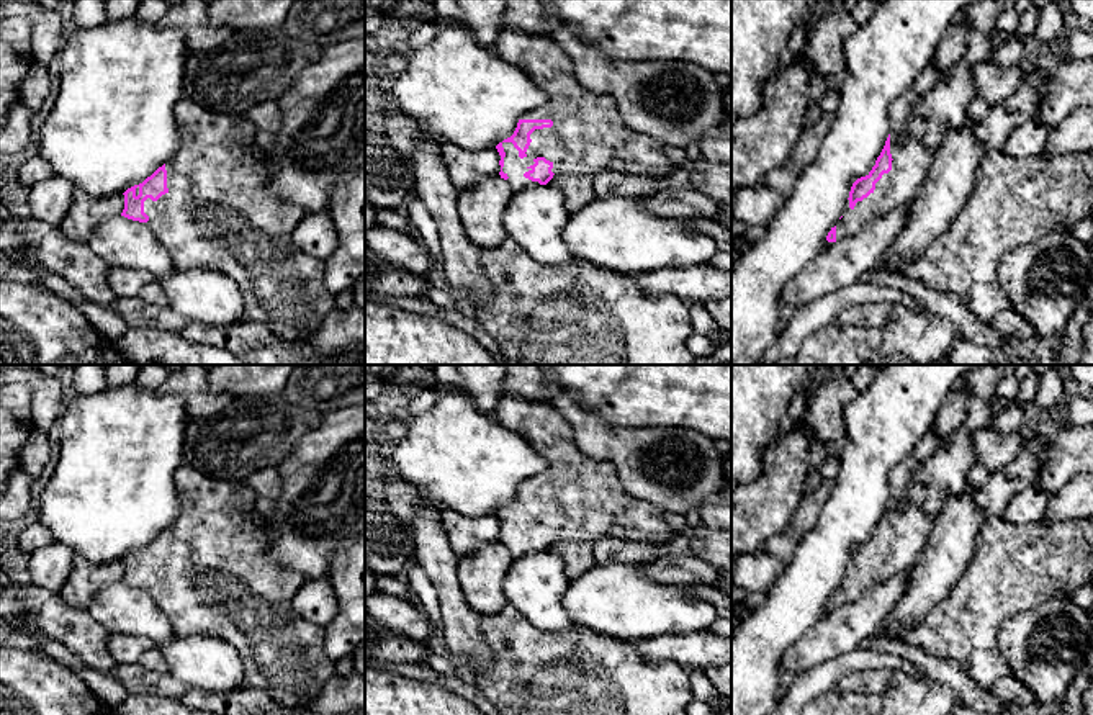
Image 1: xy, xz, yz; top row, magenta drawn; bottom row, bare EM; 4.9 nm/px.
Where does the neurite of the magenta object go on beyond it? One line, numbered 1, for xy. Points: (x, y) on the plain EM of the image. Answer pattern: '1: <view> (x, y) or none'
1: xy (220, 580)

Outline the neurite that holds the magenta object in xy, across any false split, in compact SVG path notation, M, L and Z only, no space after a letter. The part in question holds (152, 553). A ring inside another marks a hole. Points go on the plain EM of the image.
M187 463L178 466L173 481L180 496L178 517L142 550L123 560L121 582L146 589L178 636L211 635L227 641L241 654L247 687L270 694L281 707L311 707L335 674L335 663L324 651L326 627L293 612L293 597L306 579L272 561L270 530L255 507L259 496L245 483L211 478Z

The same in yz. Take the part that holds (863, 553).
M929 430L890 471L892 494L885 512L872 537L852 550L843 582L828 599L825 614L859 600L880 582L913 568L934 527L934 517L908 501L908 486L916 466L942 443L944 438Z

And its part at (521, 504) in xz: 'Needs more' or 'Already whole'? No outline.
Needs more

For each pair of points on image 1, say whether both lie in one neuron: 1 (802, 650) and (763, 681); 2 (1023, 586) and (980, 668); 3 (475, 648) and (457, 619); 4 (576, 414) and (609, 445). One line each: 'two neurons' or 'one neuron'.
1: two neurons
2: one neuron
3: one neuron
4: one neuron

